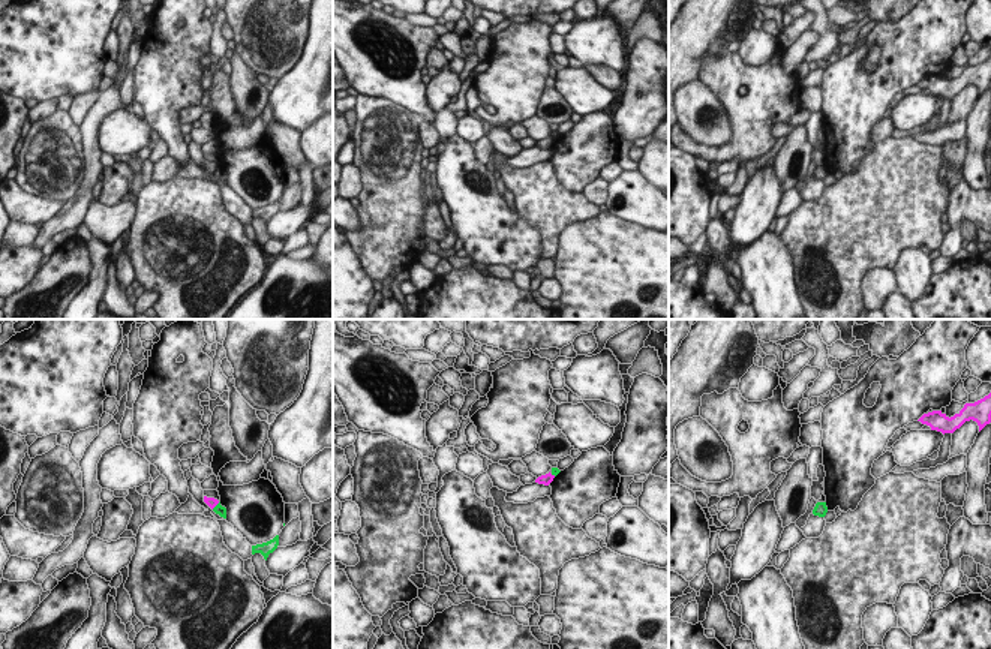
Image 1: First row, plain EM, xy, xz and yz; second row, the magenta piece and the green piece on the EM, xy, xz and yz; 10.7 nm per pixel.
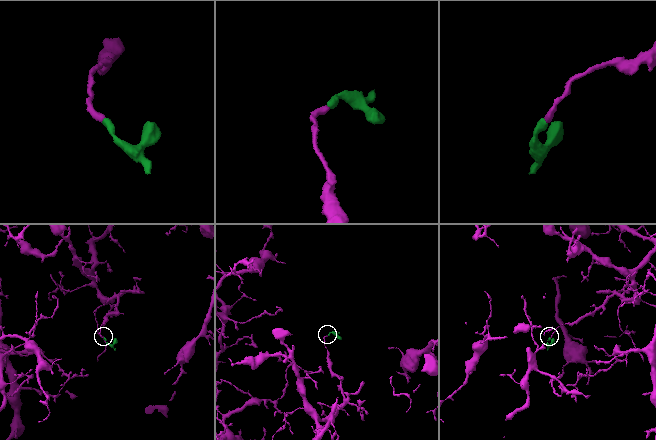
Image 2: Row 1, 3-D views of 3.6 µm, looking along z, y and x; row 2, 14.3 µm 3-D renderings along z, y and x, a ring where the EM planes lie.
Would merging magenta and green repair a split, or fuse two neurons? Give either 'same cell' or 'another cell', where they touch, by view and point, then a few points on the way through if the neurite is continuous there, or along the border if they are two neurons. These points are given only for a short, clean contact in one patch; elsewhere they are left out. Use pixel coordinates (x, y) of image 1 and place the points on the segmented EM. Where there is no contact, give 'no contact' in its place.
another cell; contact xy (215, 505); border xy (219, 502), (212, 508)

